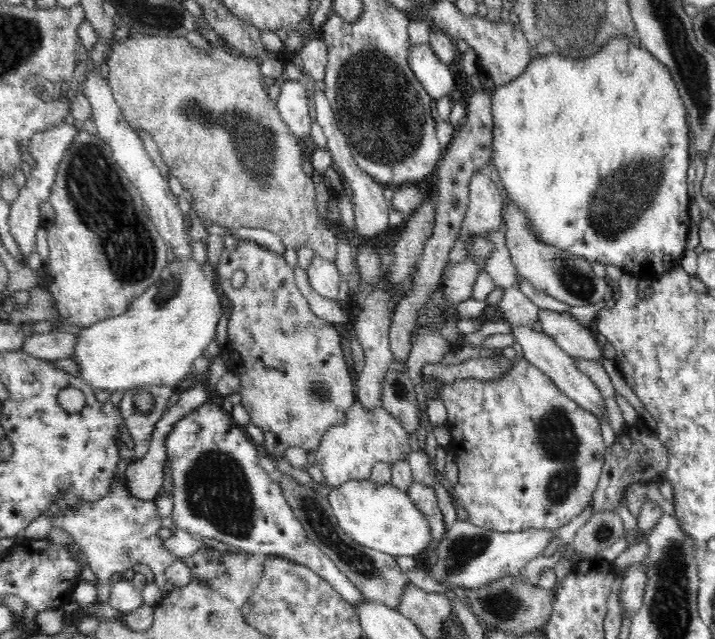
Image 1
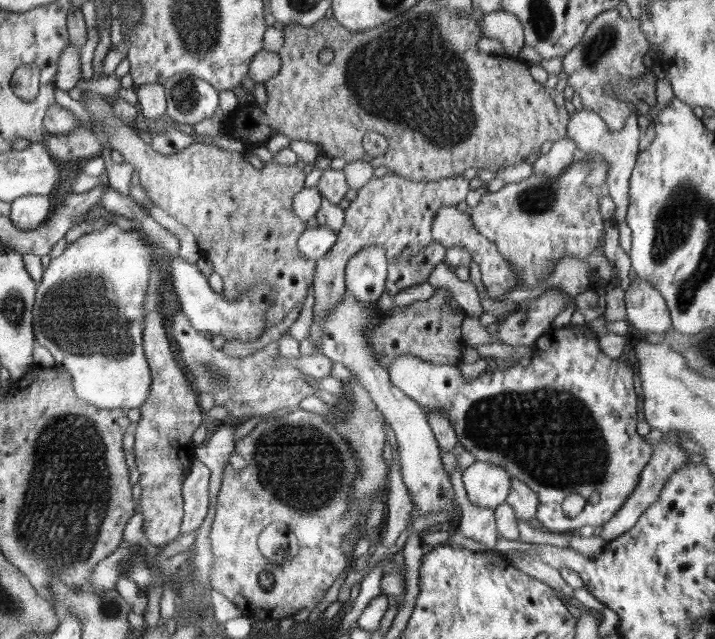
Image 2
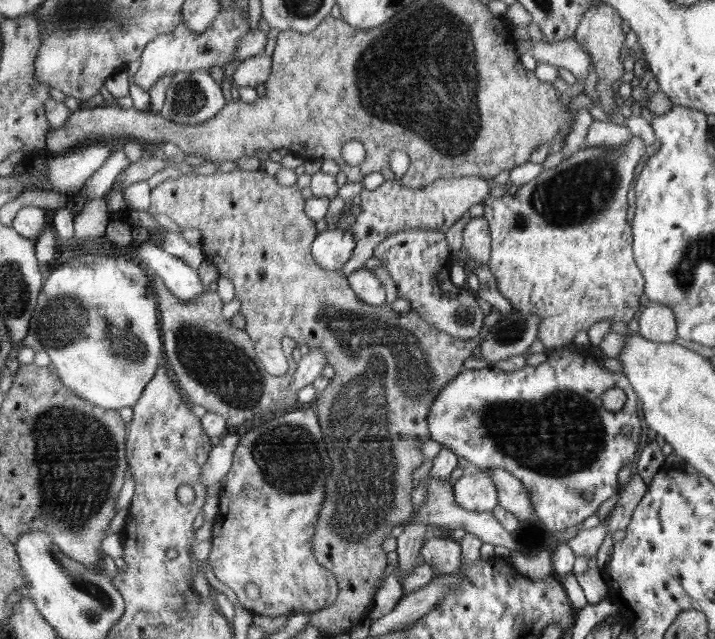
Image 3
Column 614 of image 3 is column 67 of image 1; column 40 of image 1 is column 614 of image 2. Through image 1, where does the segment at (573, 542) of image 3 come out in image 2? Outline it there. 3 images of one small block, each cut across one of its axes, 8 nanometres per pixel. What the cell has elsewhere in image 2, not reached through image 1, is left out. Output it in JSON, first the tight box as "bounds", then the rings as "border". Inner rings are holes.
{"bounds":[599,430,689,544],"border":[[[677,430],[663,434],[661,442],[657,444],[657,448],[655,448],[653,454],[651,454],[651,460],[647,462],[647,466],[643,468],[643,472],[641,472],[641,476],[639,476],[639,484],[637,484],[635,490],[627,496],[627,502],[623,502],[623,506],[613,514],[613,518],[601,526],[599,538],[605,540],[605,544],[611,542],[611,540],[615,540],[615,538],[619,538],[623,532],[635,528],[635,522],[639,520],[639,516],[657,500],[657,496],[659,496],[661,488],[665,486],[667,478],[669,478],[673,472],[677,472],[677,470],[681,470],[681,468],[687,466],[687,458],[685,458],[685,456],[689,456],[689,454],[683,452],[681,448],[677,448],[677,440],[679,440],[679,442],[683,440],[681,432],[677,432]]]}

